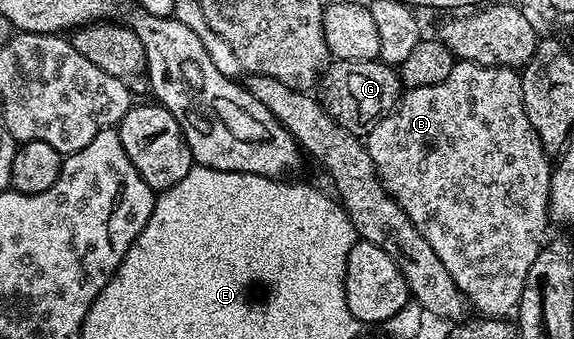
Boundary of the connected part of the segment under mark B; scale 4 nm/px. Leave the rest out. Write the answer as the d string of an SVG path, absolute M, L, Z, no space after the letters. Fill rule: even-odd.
M458 61L452 67L452 75L448 75L444 83L436 83L432 87L406 89L398 106L383 121L376 123L376 127L372 127L370 133L365 134L364 144L368 155L372 155L374 169L378 172L386 192L408 215L408 219L418 228L420 235L428 239L432 251L440 255L440 263L448 267L448 275L452 275L456 287L466 296L467 302L473 308L475 305L481 316L509 318L517 310L520 295L524 291L524 283L528 279L528 271L532 271L532 263L536 263L538 253L547 240L546 224L551 224L552 221L550 216L552 161L546 148L540 143L540 135L536 135L532 123L528 123L522 94L521 72L511 69L508 65L478 65L474 61Z

